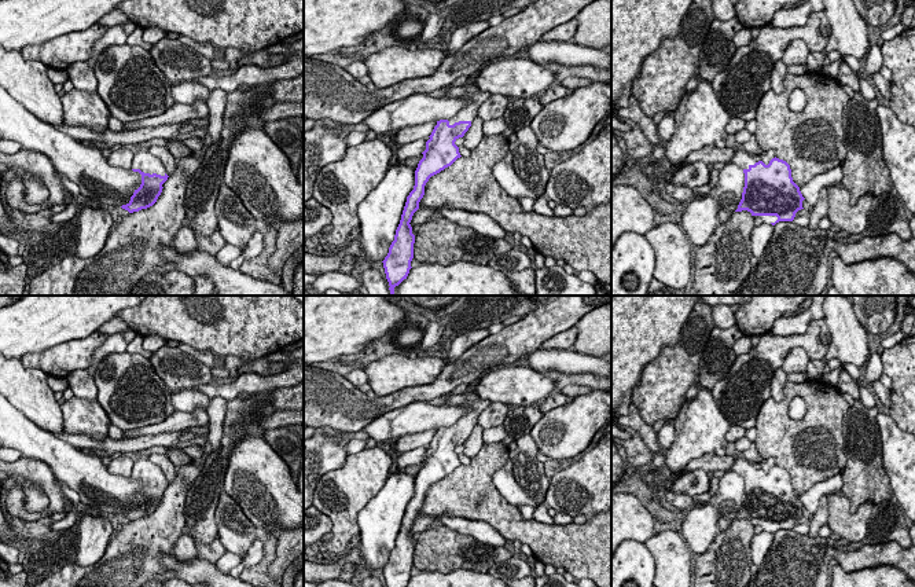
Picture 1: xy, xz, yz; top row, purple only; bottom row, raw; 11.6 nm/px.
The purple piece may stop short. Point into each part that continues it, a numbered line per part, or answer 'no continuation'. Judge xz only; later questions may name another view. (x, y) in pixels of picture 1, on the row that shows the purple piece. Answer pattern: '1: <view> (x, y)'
1: xz (470, 112)

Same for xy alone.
1: xy (144, 161)

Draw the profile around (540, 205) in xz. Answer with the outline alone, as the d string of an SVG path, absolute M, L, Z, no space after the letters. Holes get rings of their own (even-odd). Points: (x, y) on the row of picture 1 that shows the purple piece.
M539 197L534 199L533 212L539 214L550 216L550 217L554 216L554 209L548 206L548 199L545 197Z

